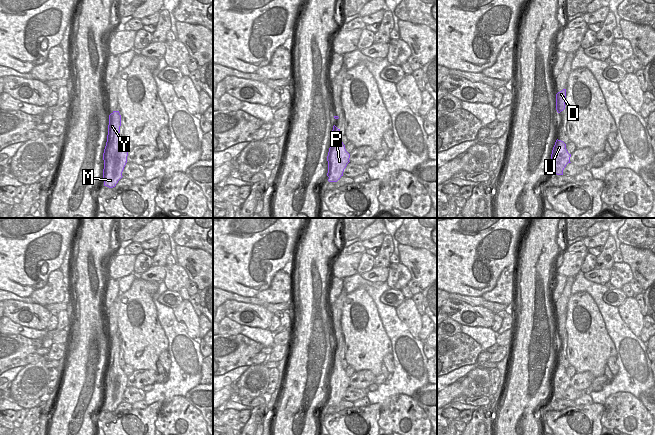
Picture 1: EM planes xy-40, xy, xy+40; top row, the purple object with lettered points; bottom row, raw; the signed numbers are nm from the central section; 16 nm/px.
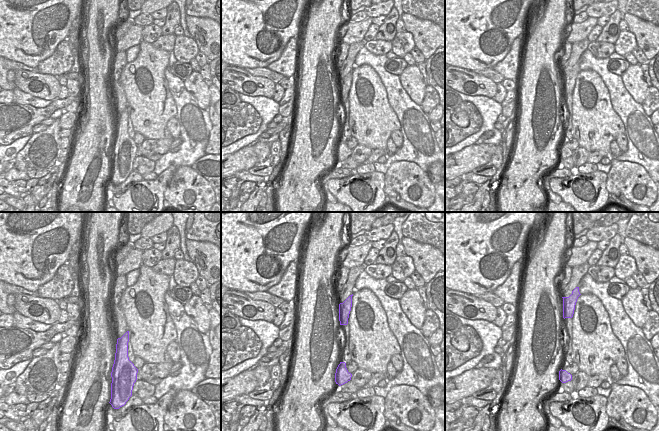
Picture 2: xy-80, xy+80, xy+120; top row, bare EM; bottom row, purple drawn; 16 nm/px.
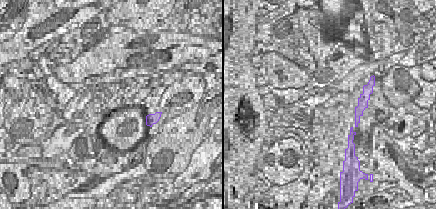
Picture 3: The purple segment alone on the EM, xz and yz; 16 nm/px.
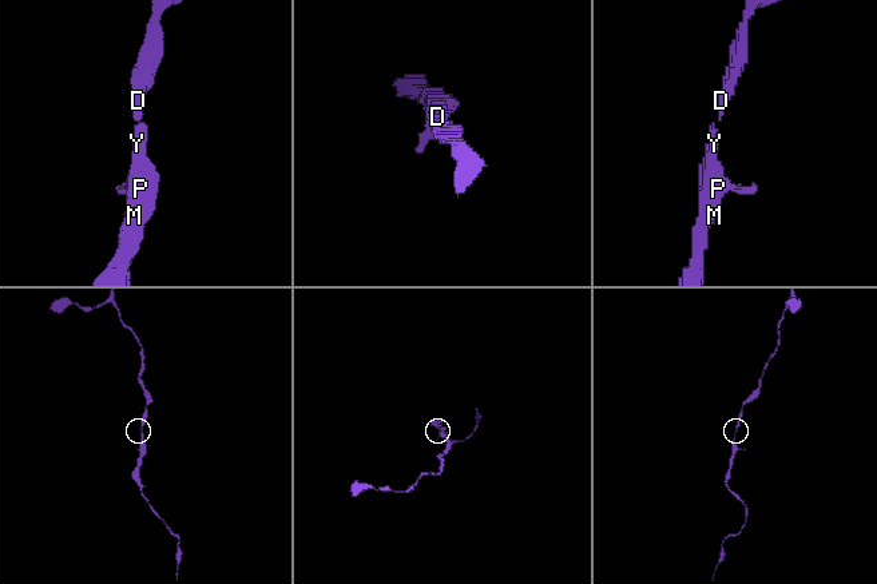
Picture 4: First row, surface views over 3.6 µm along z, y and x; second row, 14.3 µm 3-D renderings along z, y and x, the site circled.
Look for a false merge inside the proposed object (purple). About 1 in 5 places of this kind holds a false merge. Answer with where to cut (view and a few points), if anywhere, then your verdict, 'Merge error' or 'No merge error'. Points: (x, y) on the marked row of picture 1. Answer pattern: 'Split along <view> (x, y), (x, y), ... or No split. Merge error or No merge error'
No split. No merge error.

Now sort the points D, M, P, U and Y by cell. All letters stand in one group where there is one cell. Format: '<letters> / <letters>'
D M P U Y

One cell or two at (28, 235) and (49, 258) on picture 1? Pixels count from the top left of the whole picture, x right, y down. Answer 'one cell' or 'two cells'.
one cell

